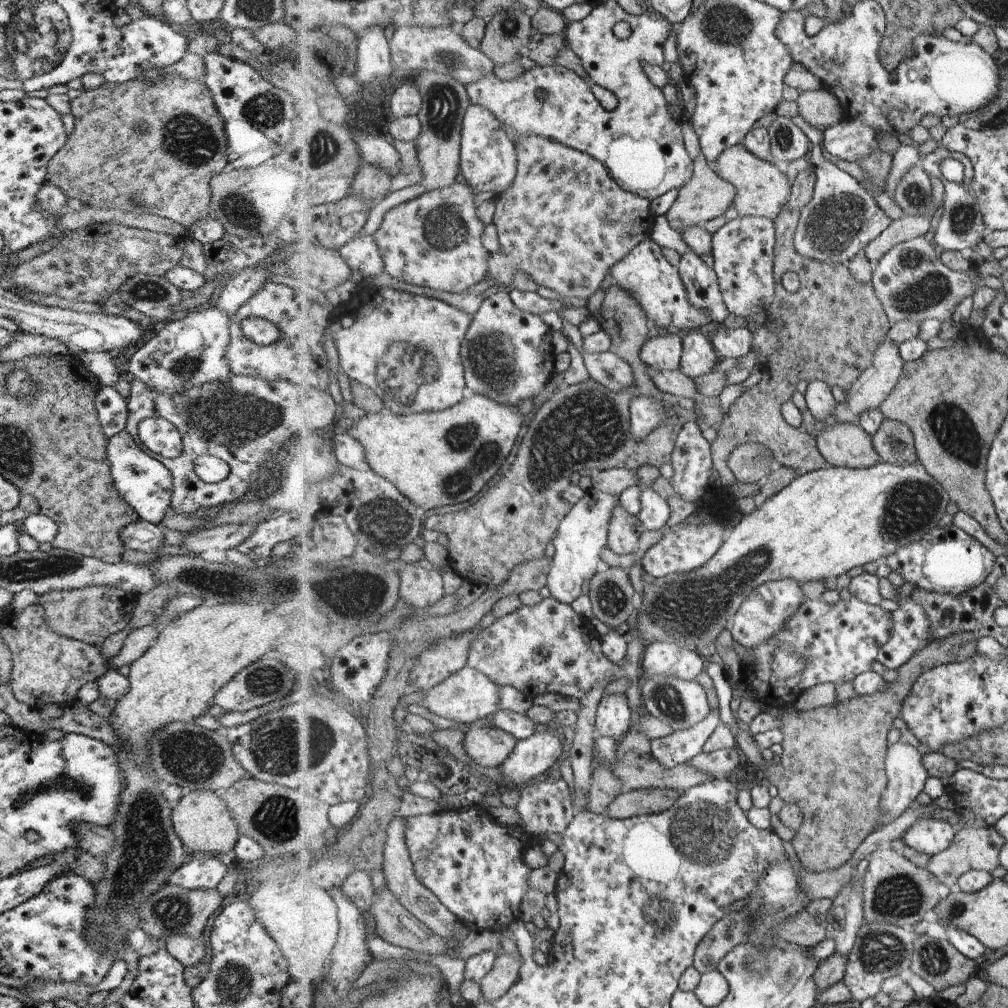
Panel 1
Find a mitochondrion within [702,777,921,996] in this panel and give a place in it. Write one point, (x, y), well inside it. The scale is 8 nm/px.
(879, 950)

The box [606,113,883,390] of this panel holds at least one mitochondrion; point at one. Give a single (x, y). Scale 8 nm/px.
(835, 222)

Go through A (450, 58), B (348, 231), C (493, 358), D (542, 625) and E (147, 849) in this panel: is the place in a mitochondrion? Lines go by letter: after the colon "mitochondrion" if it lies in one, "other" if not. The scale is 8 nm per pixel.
A: mitochondrion
B: other
C: mitochondrion
D: other
E: mitochondrion

